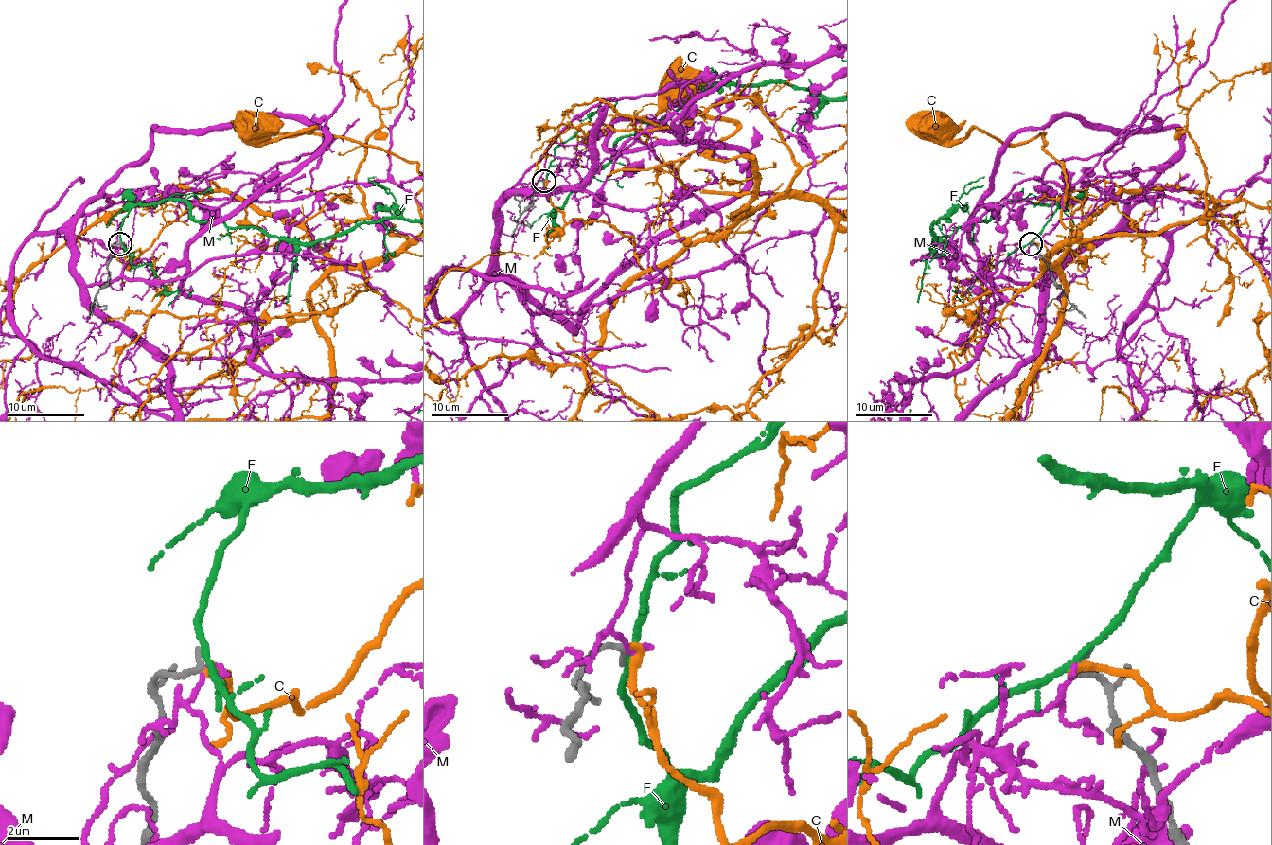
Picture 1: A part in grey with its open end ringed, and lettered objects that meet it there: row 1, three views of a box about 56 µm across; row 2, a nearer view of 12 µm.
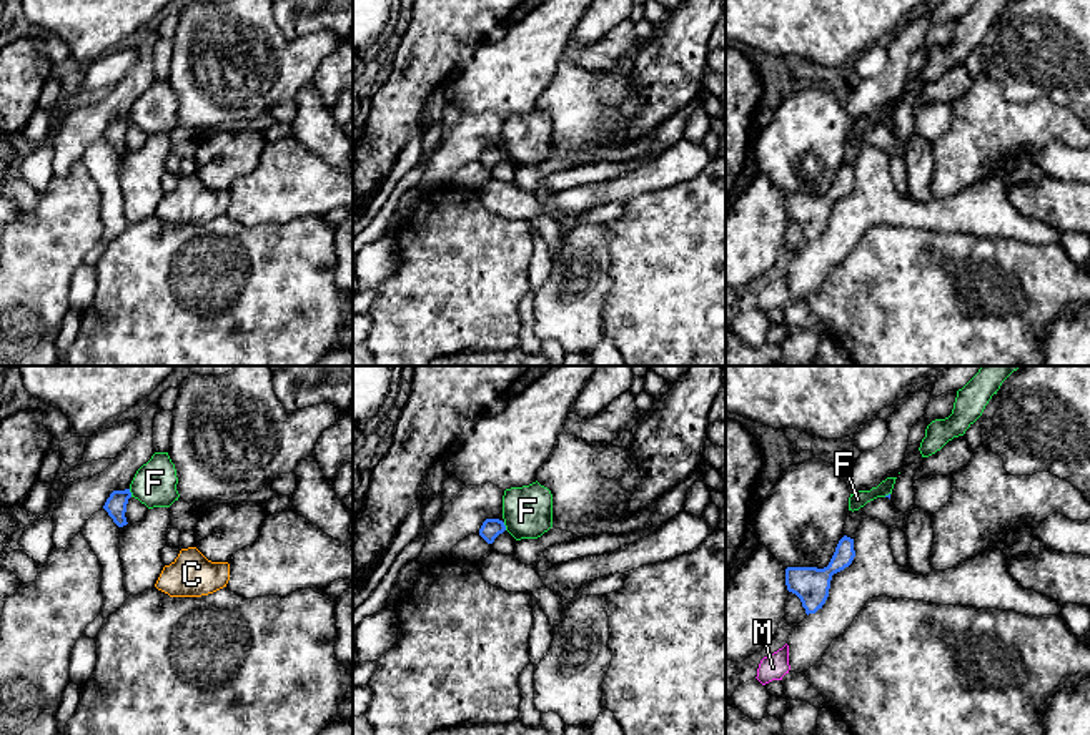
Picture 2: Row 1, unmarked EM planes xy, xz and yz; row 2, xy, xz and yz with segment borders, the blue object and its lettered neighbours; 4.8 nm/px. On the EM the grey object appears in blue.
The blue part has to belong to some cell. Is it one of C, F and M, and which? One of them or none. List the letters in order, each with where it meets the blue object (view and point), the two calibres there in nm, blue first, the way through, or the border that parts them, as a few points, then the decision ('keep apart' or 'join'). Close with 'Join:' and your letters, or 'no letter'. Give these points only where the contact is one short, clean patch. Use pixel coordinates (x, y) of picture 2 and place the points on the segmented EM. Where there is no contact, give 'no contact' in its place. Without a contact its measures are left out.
C: no contact; join
F: contact xy (130, 493); calibres 100 and 200 nm; border xy (128, 489), (132, 496); keep apart
M: no contact; keep apart
Join: C

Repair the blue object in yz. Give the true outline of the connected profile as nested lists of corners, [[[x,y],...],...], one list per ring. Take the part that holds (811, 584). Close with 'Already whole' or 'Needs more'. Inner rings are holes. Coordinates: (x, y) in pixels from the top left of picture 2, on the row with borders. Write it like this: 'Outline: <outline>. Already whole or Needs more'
Outline: [[[844,535],[827,567],[787,567],[785,585],[787,590],[795,594],[805,614],[815,614],[829,597],[832,575],[844,570],[855,557],[854,539]]]. Already whole

